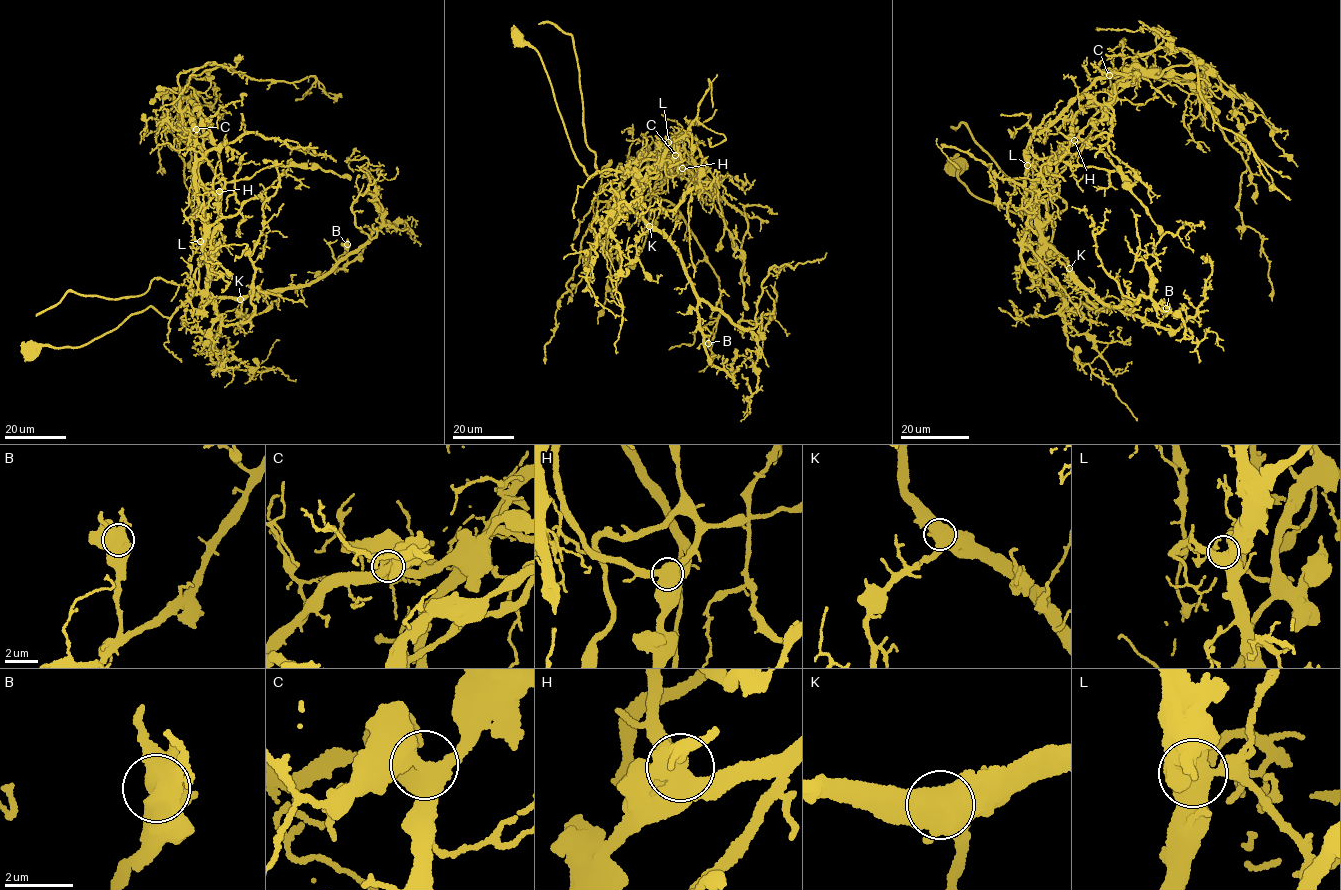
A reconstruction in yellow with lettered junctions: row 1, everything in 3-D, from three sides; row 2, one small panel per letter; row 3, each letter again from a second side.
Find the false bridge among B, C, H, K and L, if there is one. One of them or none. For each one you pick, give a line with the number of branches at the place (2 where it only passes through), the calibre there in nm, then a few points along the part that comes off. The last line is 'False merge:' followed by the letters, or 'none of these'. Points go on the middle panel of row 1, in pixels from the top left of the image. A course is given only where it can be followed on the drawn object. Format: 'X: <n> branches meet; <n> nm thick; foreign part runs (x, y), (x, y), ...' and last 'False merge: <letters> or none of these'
H: 4 branches meet; 650 nm thick; foreign part runs (682, 168), (678, 175), (659, 161), (640, 161), (614, 196), (599, 202), (568, 290), (558, 299), (545, 363)
False merge: H

